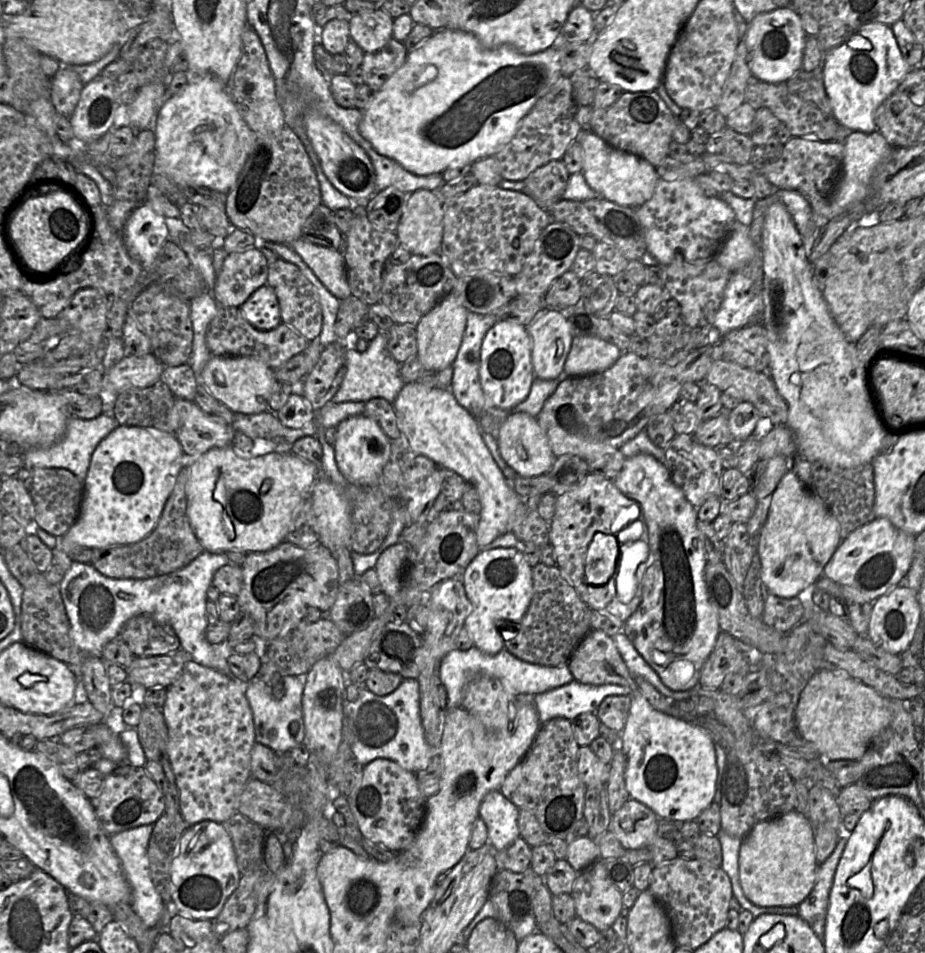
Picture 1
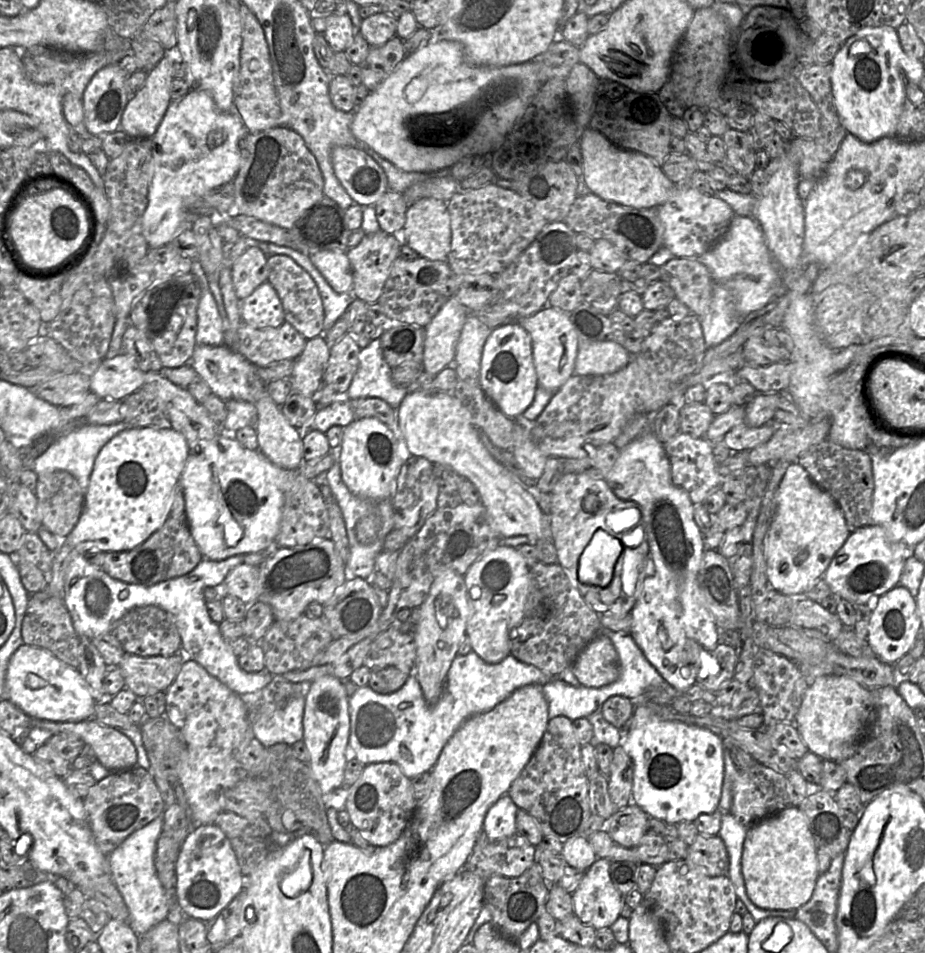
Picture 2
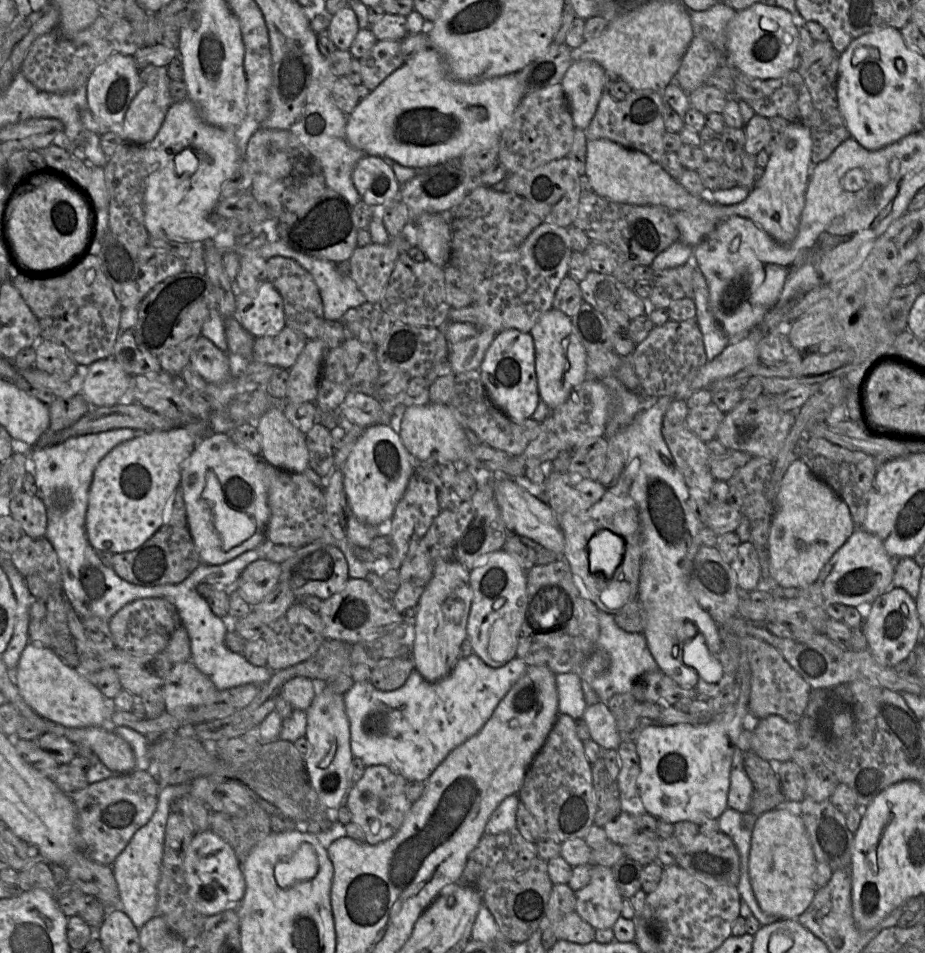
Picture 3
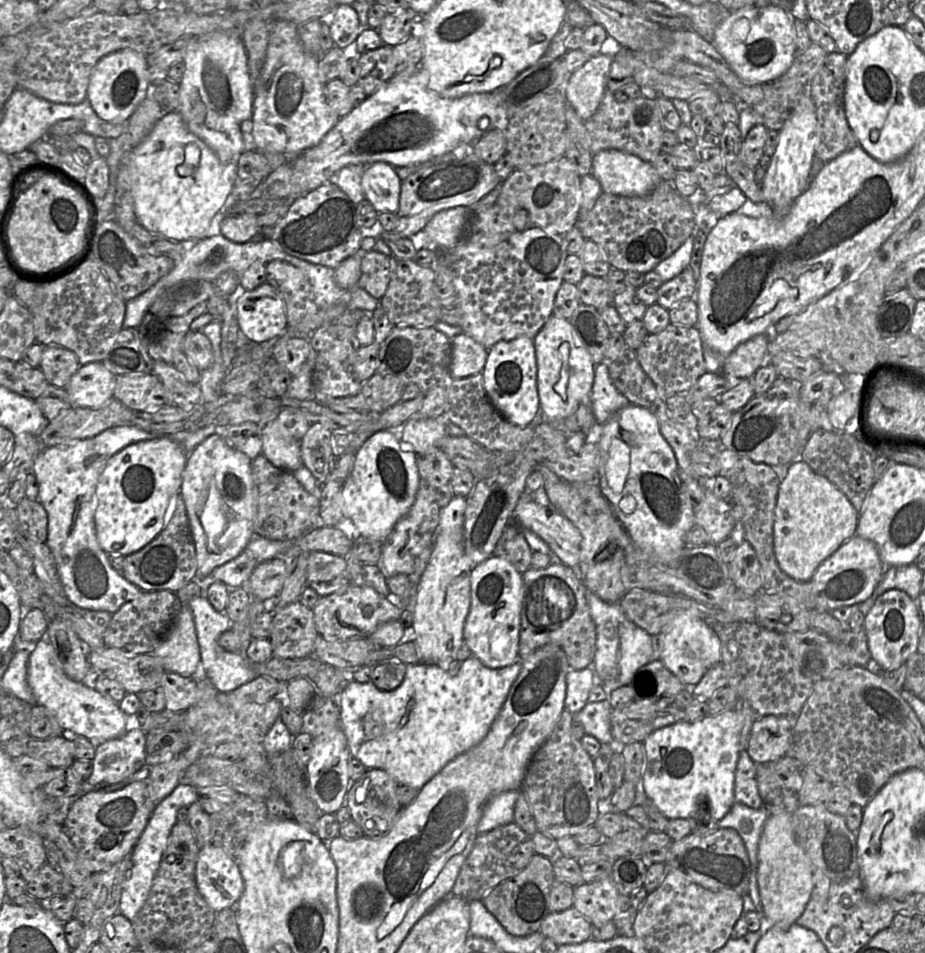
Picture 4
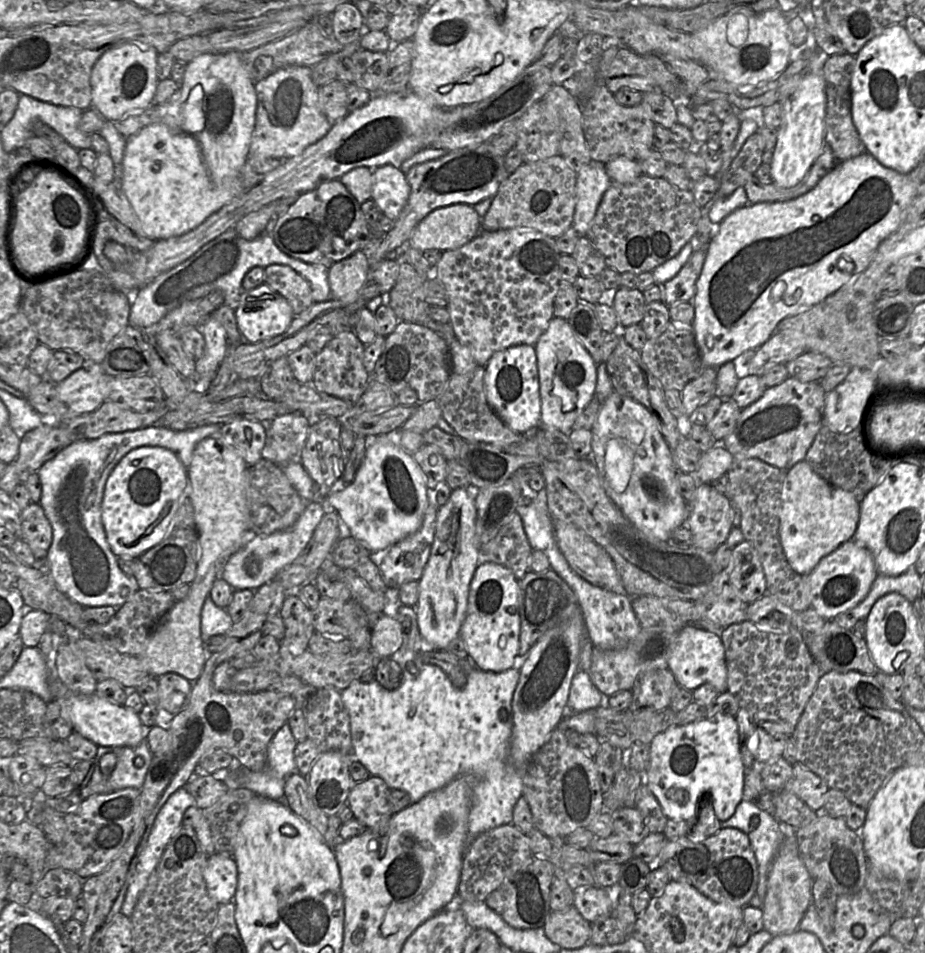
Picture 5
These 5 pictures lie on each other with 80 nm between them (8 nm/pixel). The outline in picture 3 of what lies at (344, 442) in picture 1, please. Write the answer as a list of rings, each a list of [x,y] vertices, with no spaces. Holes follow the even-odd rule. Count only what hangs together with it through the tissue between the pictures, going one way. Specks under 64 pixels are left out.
[[[386,423],[367,426],[351,449],[343,466],[343,485],[350,511],[360,521],[378,526],[391,521],[396,504],[402,498],[410,476],[416,467],[416,461],[403,445],[398,433]]]

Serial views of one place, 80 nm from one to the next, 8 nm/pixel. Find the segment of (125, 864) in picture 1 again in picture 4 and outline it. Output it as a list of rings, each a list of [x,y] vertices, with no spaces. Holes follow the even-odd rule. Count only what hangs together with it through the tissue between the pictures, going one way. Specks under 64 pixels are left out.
[[[180,783],[172,793],[158,803],[153,810],[144,831],[130,854],[132,866],[123,884],[119,913],[128,920],[134,920],[148,898],[162,854],[166,850],[171,830],[178,822],[177,813],[179,809],[183,807],[188,808],[188,806],[196,801],[198,801],[197,787]]]

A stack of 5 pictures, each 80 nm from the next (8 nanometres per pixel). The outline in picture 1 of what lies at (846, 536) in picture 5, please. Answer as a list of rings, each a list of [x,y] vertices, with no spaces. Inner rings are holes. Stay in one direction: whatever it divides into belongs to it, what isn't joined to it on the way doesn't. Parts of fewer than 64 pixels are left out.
[[[790,469],[777,485],[768,511],[767,519],[756,538],[752,539],[761,562],[761,578],[769,593],[783,598],[796,597],[802,590],[815,586],[823,575],[825,565],[842,542],[837,519],[825,502],[809,491]]]

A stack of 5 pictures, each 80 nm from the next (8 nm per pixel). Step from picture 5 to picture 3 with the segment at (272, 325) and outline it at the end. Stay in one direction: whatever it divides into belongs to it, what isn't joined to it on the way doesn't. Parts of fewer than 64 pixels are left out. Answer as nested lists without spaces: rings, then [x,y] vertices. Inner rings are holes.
[[[269,281],[236,297],[235,318],[254,338],[276,336],[285,327],[283,300]]]

